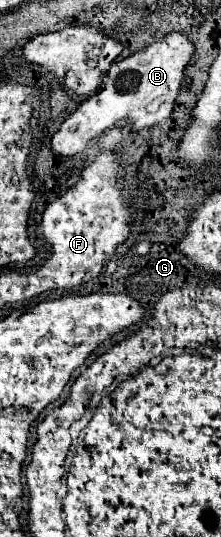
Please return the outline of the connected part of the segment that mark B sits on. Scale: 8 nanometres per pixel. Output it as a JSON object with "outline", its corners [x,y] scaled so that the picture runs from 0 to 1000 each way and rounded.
{"outline":[[[774,60],[719,78],[511,115],[493,134],[466,145],[457,168],[403,179],[240,250],[222,276],[267,294],[330,294],[403,276],[403,264],[448,257],[475,242],[502,242],[548,223],[593,231],[593,246],[629,246],[638,238],[683,238],[729,231],[774,216],[783,190],[810,175],[810,160],[828,156],[828,127],[855,119],[873,101],[873,86],[846,67],[810,60]]]}

